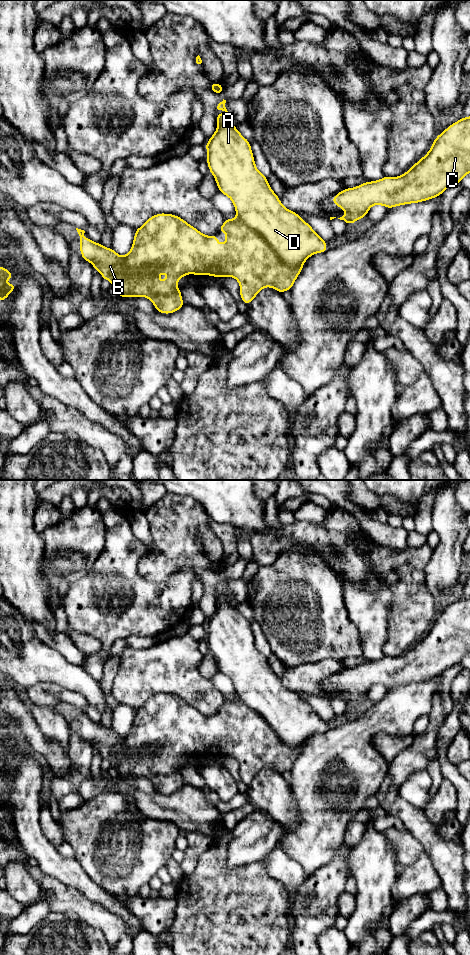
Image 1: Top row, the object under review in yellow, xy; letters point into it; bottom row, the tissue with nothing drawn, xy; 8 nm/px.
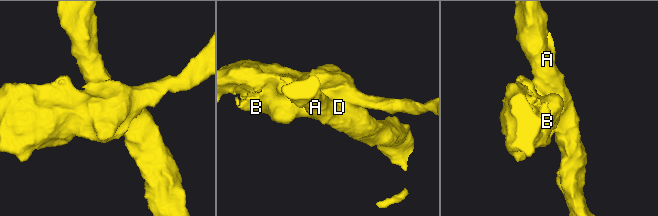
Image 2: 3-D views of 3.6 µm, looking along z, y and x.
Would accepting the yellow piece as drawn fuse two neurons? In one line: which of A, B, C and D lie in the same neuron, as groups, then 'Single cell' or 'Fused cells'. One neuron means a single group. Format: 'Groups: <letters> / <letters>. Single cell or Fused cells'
Groups: A D / B C. Fused cells

